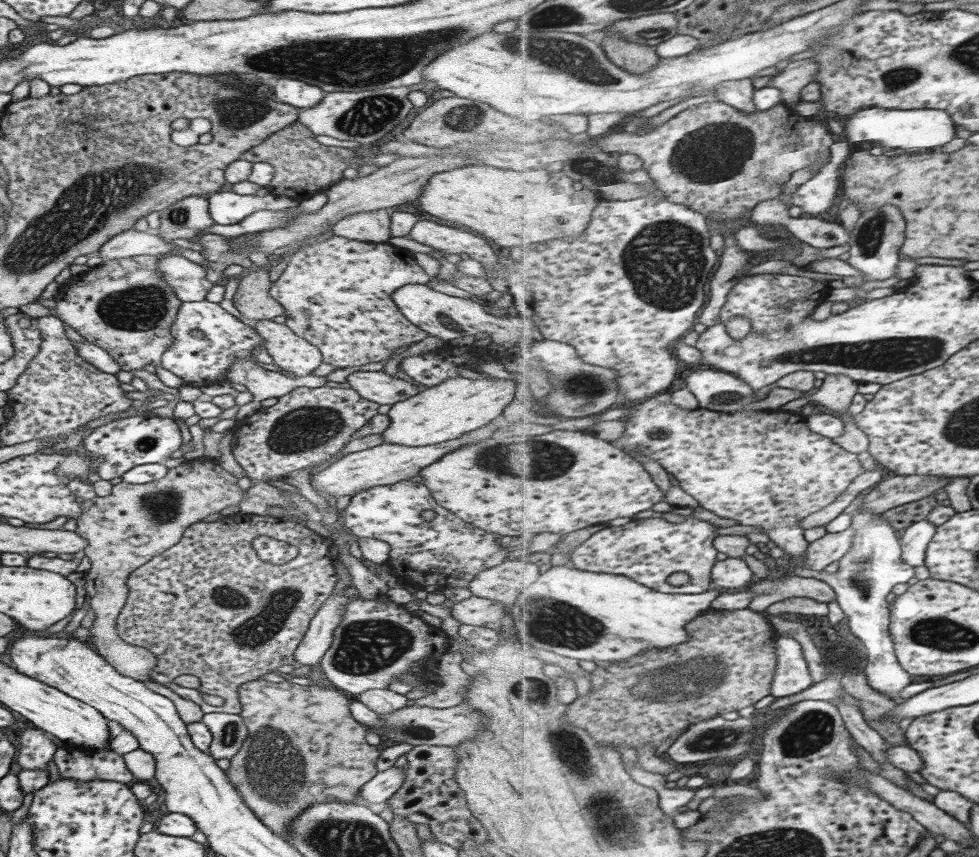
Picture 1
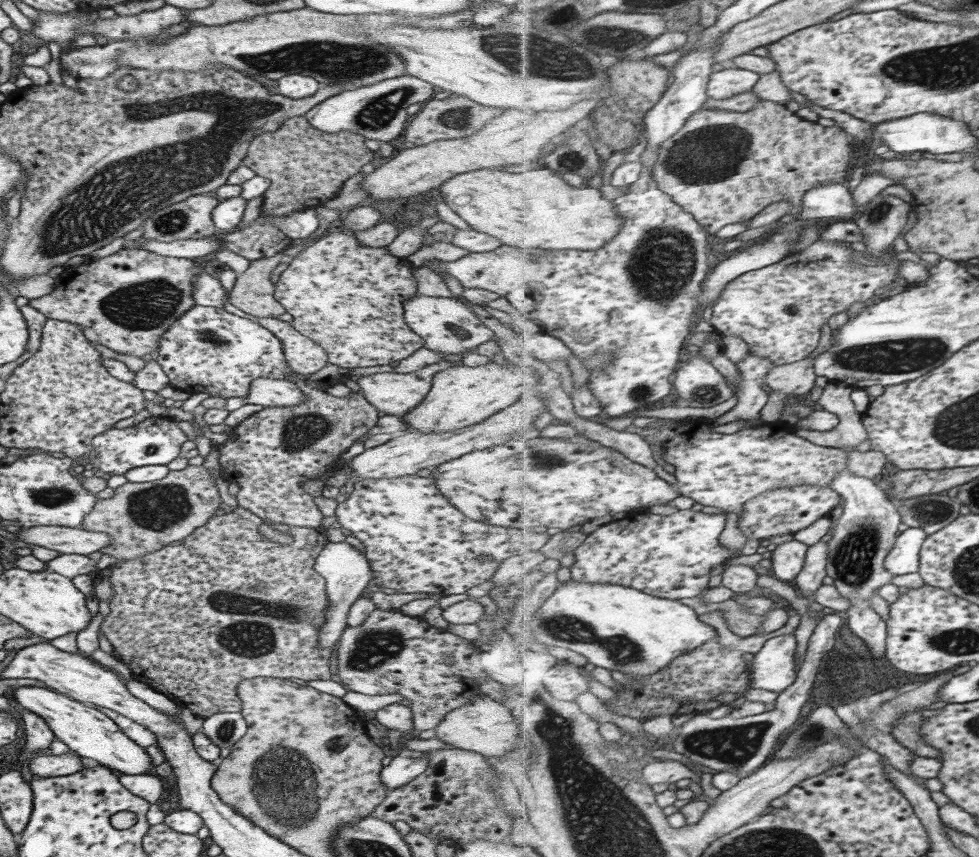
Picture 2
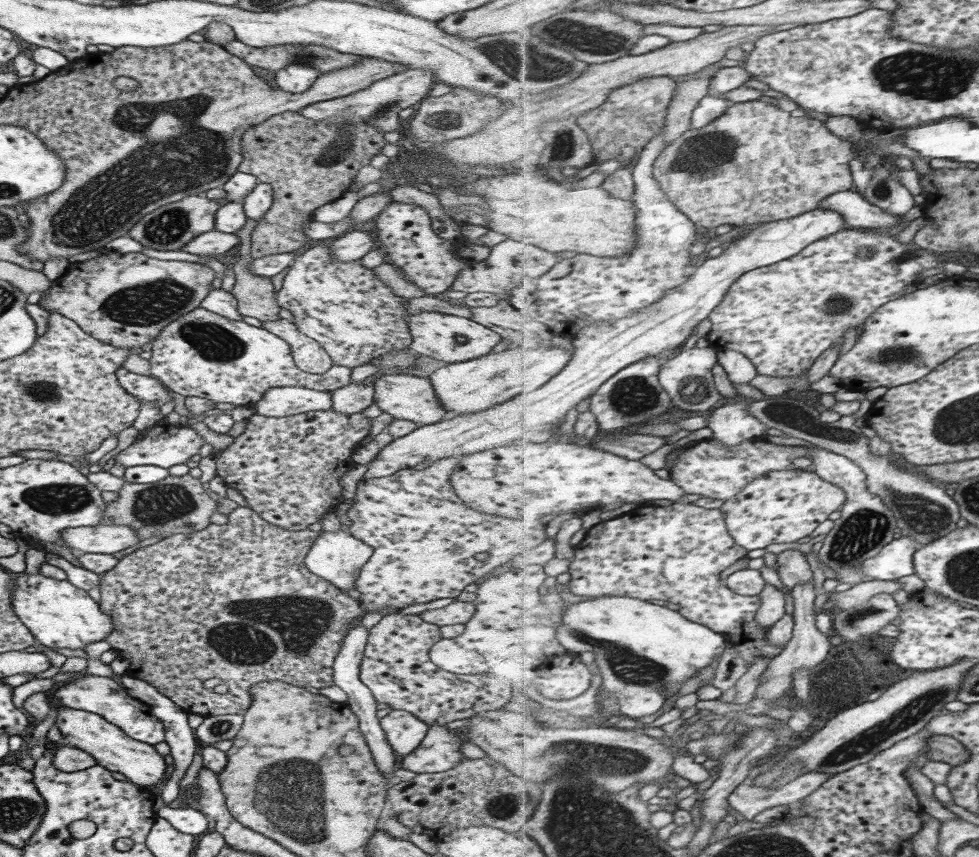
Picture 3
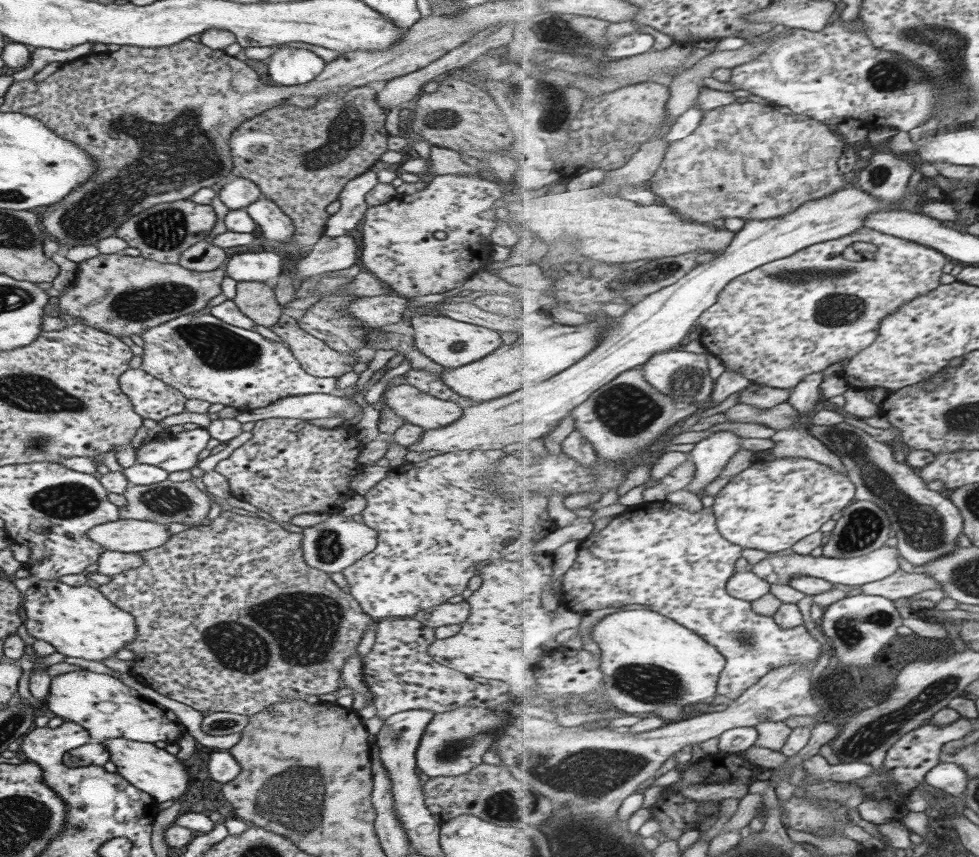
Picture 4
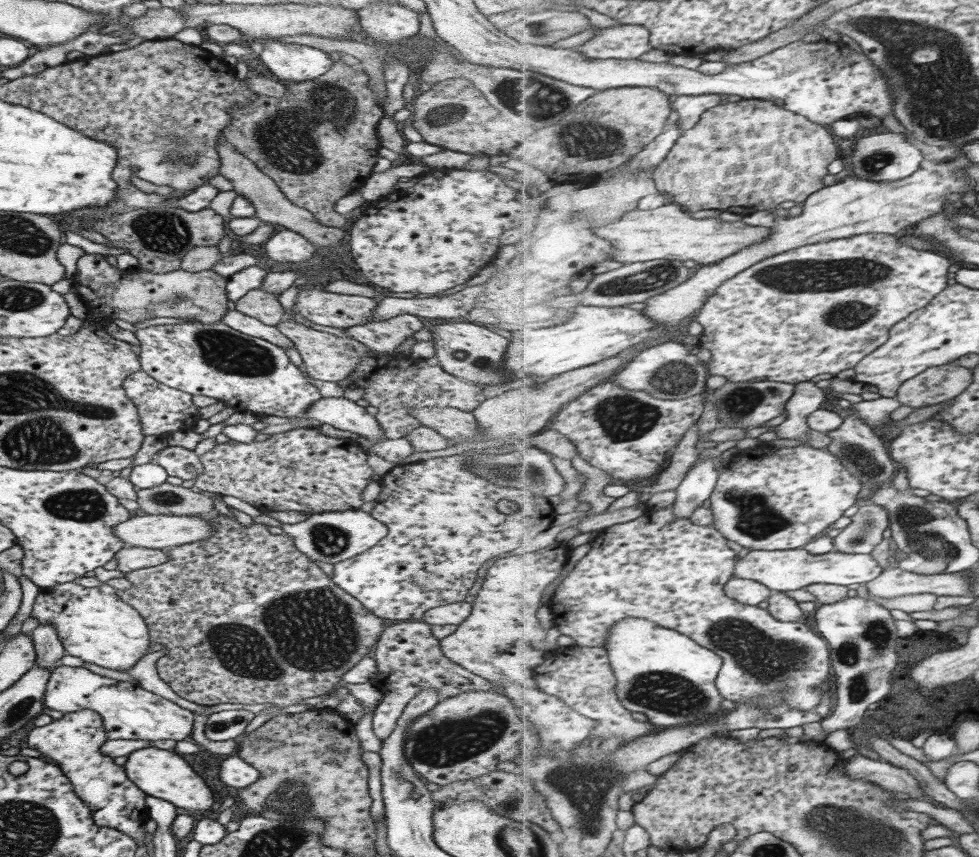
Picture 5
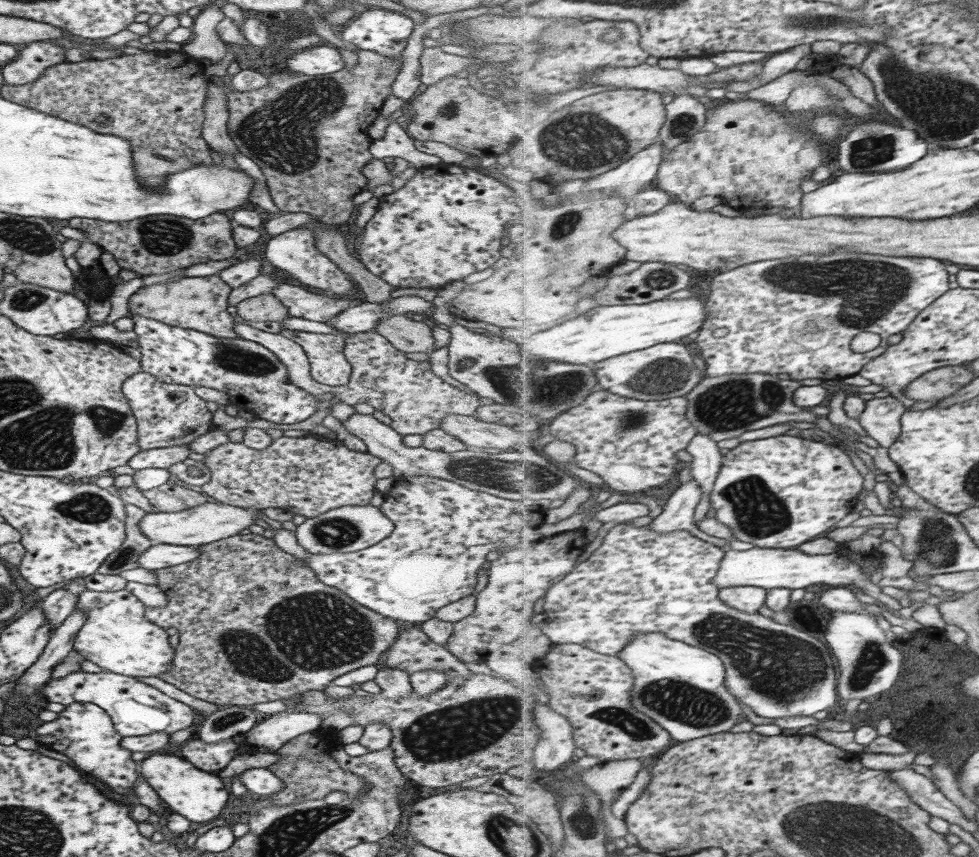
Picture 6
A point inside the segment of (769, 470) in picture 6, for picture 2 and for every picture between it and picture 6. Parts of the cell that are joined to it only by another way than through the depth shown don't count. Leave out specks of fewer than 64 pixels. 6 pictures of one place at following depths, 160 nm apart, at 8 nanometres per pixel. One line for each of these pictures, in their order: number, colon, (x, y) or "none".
2: (787, 510)
3: (784, 506)
4: (769, 506)
5: (771, 497)

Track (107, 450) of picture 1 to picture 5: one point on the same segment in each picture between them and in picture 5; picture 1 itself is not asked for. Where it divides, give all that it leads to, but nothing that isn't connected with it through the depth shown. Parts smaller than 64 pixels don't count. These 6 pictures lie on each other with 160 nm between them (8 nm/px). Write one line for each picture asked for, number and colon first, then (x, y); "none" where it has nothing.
2: (156, 440)
3: (163, 445)
4: (170, 452)
5: (177, 461)

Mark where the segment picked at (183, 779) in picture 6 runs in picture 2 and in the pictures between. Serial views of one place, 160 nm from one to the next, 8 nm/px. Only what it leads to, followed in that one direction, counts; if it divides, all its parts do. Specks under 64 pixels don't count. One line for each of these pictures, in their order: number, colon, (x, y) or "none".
2: (85, 730)
3: (112, 749)
4: (152, 770)
5: (165, 775)

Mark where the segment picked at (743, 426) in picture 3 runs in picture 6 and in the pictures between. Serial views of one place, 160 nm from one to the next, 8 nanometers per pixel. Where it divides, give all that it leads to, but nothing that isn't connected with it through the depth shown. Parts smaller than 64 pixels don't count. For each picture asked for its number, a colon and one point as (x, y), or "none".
4: (711, 455)
5: (700, 482)
6: (678, 513)

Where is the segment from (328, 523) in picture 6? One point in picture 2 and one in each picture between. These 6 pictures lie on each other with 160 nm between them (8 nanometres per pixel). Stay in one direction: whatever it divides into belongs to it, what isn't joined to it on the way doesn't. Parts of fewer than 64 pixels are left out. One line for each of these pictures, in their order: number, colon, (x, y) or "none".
2: (346, 572)
3: (336, 556)
4: (334, 544)
5: (330, 537)

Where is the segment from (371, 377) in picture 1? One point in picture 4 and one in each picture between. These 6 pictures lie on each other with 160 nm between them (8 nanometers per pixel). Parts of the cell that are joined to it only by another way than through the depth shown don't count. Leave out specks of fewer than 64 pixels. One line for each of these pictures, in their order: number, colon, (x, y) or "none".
2: (392, 393)
3: (403, 396)
4: (414, 406)

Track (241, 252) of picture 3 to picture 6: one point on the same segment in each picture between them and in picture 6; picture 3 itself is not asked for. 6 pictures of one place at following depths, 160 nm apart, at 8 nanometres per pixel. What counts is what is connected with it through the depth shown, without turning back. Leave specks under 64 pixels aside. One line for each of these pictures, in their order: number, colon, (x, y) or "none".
4: (255, 300)
5: (264, 307)
6: (265, 308)

